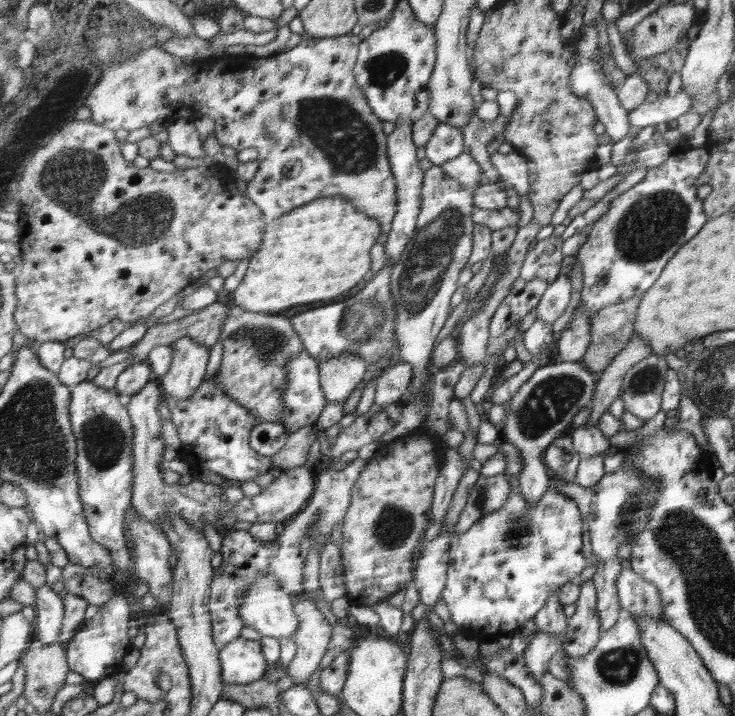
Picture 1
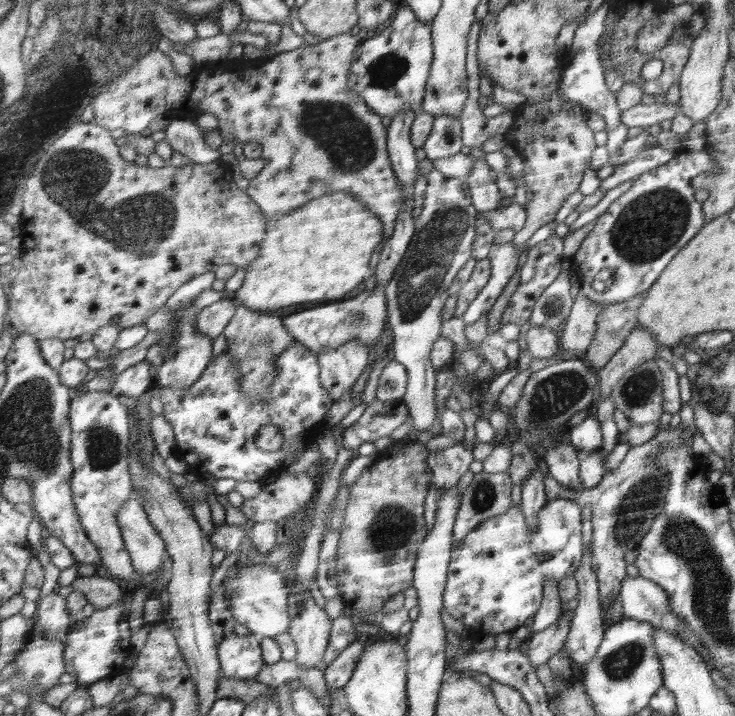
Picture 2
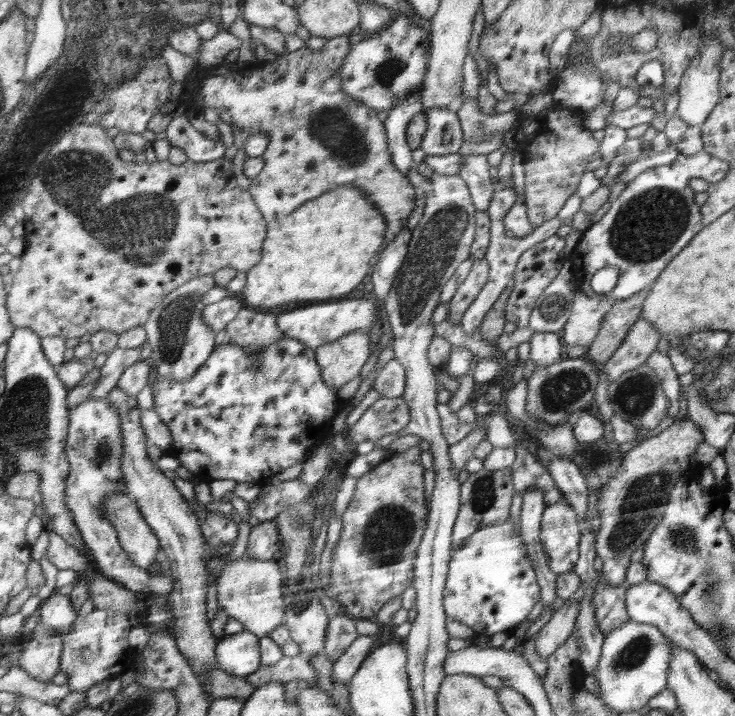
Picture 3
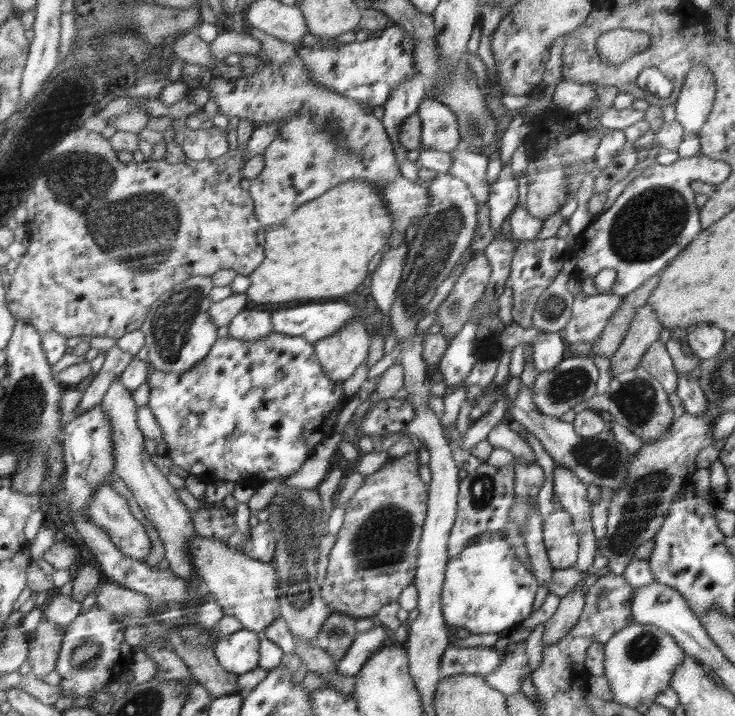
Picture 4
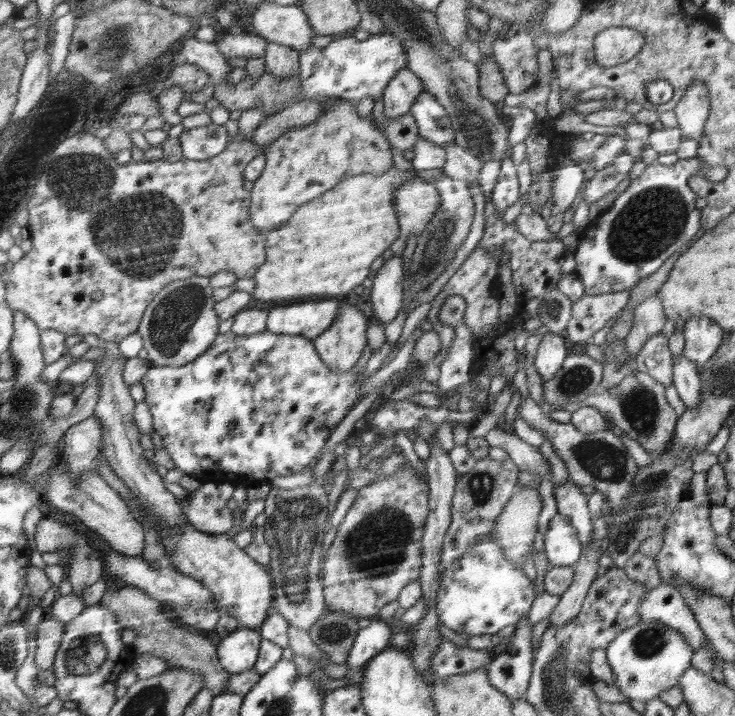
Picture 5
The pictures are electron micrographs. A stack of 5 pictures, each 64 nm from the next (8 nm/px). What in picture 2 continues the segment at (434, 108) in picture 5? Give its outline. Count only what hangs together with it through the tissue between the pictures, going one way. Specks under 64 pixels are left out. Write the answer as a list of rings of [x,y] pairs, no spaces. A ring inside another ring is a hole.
[[[434,115],[434,117],[433,129],[422,146],[427,158],[433,161],[454,157],[455,154],[460,153],[463,146],[462,123],[452,115]]]

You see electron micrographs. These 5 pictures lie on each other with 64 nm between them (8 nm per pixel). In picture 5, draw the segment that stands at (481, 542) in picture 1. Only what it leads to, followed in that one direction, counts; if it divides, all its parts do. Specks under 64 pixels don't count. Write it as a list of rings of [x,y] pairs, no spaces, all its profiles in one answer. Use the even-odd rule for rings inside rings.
[[[556,513],[544,536],[550,566],[574,566],[579,560],[584,546],[568,515]],[[483,541],[457,558],[442,574],[435,613],[440,624],[471,637],[496,634],[524,618],[534,602],[532,582],[503,554],[502,546]]]

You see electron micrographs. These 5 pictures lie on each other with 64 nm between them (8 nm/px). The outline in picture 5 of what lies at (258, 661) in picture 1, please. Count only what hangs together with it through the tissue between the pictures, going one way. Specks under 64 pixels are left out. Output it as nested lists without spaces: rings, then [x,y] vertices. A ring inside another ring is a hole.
[[[244,626],[215,638],[219,662],[231,674],[252,669],[258,658],[261,639],[258,630]]]

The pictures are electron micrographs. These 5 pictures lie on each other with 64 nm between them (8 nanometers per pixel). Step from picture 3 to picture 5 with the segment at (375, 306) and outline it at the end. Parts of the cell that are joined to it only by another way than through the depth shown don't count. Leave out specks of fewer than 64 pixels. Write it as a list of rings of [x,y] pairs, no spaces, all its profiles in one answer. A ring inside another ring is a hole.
[[[332,299],[306,300],[294,306],[278,306],[268,312],[269,332],[299,335],[313,341],[336,320],[340,304]]]

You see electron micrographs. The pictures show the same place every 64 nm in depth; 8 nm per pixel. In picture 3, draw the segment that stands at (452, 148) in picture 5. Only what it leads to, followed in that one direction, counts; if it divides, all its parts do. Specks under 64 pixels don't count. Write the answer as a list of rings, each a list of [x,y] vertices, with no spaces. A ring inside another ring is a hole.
[[[464,155],[458,176],[468,185],[476,211],[485,211],[495,193],[496,182],[490,178],[490,165],[486,155]]]

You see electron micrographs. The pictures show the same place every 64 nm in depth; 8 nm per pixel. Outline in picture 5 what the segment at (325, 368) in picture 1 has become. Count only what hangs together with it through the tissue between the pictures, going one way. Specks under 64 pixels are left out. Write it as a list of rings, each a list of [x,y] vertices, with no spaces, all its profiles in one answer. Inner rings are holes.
[[[342,302],[336,320],[312,342],[328,367],[350,373],[366,347],[366,318],[352,304]]]

